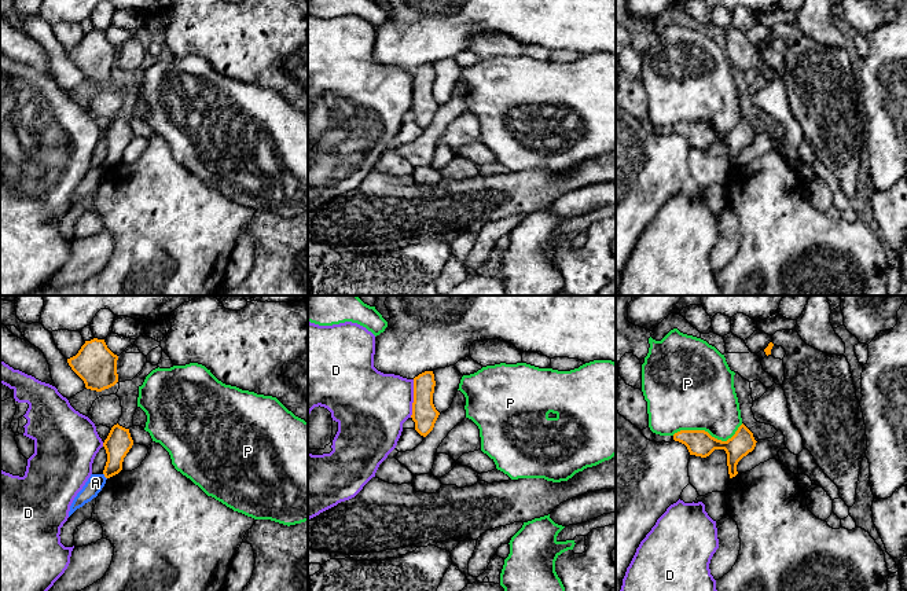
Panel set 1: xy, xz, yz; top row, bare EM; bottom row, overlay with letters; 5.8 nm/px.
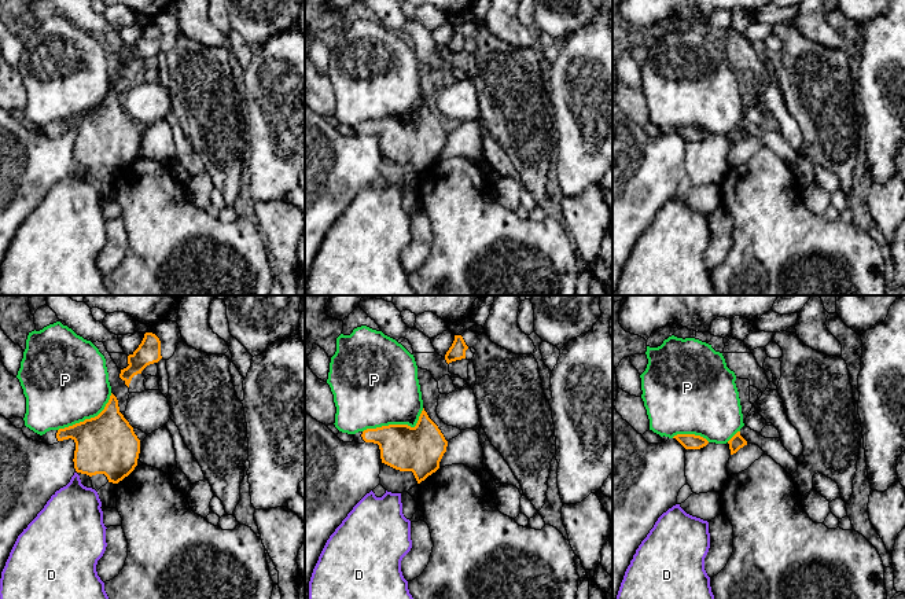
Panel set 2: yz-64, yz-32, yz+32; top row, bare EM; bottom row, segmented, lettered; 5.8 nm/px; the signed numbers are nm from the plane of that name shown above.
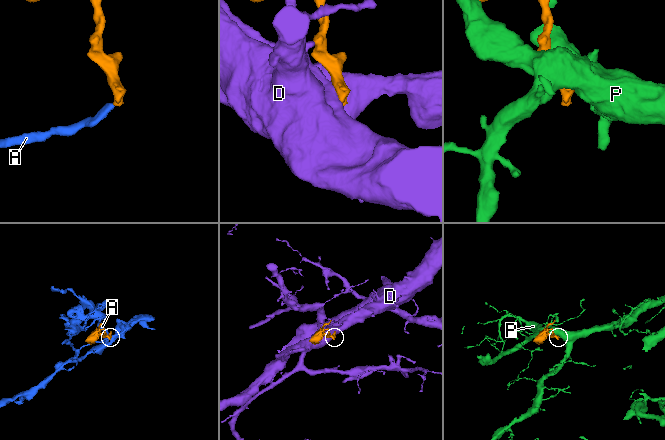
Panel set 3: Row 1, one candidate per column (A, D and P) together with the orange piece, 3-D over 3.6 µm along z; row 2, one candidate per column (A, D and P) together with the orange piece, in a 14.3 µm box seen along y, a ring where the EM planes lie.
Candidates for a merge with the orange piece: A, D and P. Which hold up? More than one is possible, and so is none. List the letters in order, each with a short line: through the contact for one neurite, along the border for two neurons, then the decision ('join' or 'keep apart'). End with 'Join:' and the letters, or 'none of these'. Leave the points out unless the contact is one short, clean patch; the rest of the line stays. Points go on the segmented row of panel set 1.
A: xy (103, 473), (106, 478) | keep apart
D: xz (414, 380), (414, 402), (410, 417) | keep apart
P: keep apart
Join: none of these

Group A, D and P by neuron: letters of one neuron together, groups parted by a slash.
A / D / P

